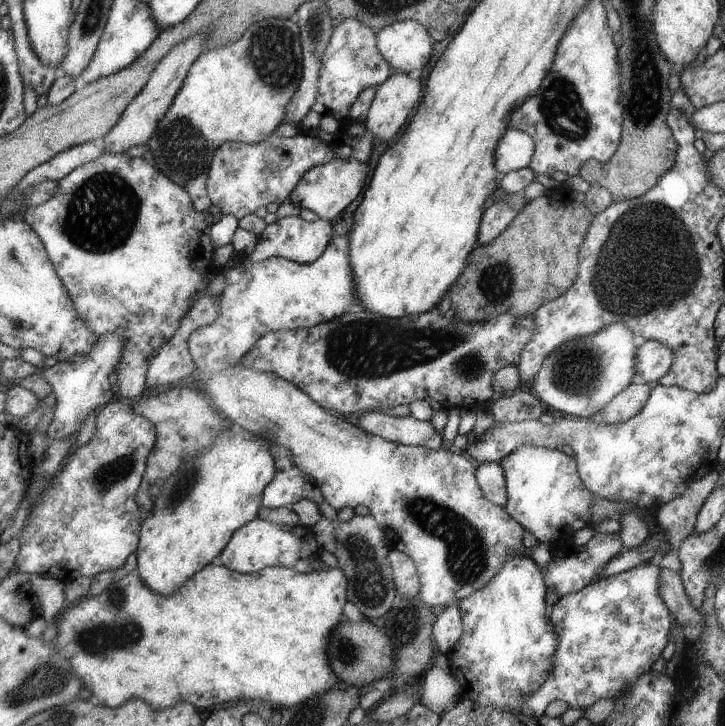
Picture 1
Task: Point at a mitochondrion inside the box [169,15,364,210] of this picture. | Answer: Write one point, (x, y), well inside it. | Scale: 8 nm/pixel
(273, 49)

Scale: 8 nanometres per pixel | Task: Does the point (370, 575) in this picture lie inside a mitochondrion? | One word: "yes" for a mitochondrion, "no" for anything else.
yes

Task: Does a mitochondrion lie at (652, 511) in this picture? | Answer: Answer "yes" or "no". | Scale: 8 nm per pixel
no

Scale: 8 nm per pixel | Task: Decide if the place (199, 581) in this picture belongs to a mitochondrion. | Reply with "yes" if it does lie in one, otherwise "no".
no

